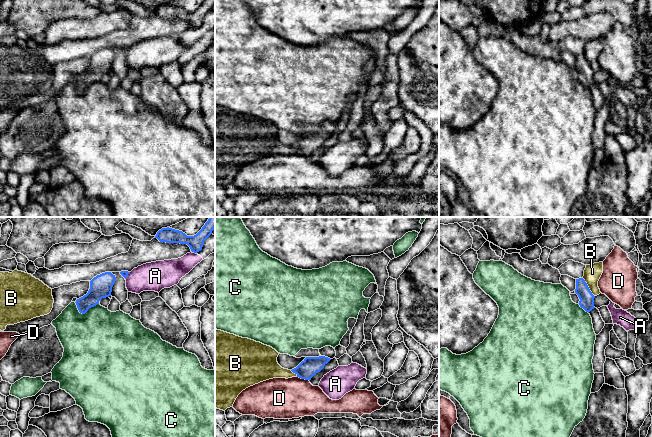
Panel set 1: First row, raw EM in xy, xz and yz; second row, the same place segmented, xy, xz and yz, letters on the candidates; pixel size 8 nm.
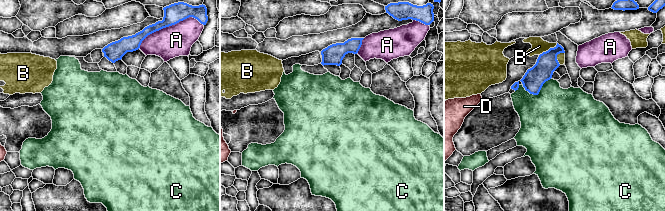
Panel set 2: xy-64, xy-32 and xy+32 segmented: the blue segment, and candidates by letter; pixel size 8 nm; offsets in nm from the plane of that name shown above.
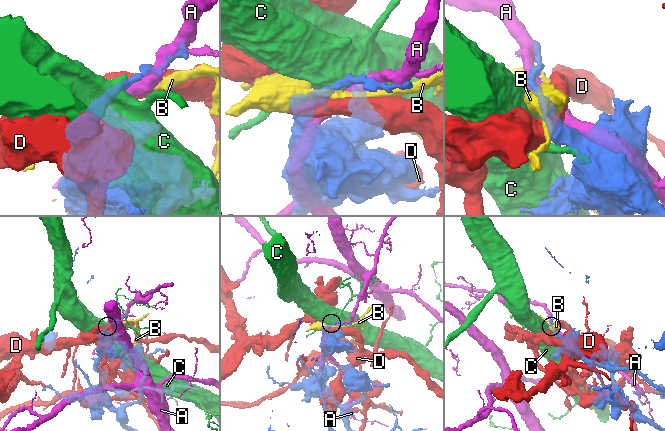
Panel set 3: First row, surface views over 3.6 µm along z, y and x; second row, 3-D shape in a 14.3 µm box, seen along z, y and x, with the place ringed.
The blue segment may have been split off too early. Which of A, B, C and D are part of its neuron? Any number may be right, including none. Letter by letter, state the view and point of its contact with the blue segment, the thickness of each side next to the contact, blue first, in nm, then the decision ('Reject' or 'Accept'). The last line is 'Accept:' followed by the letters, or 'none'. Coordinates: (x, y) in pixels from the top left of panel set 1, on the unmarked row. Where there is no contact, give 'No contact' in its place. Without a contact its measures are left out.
A: Touches blue at xy (127, 51). Thickness 50 nm (blue) against 240 nm. Reject
B: Touches blue at yz (588, 63). Thickness 120 nm (blue) against 140 nm. Reject
C: Touches blue at xy (85, 88). Thickness 180 nm (blue) against 480 nm. Reject
D: Touches blue at xz (303, 154). Thickness 150 nm (blue) against 340 nm. Reject
Accept: none

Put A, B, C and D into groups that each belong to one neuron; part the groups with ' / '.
A / B / C / D

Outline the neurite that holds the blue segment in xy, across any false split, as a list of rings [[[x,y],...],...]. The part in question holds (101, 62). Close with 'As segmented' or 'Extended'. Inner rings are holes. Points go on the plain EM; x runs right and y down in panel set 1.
[[[111,48],[97,51],[90,57],[90,65],[86,71],[76,76],[80,89],[85,90],[89,84],[96,82],[102,74],[111,72],[116,53]]]. As segmented

